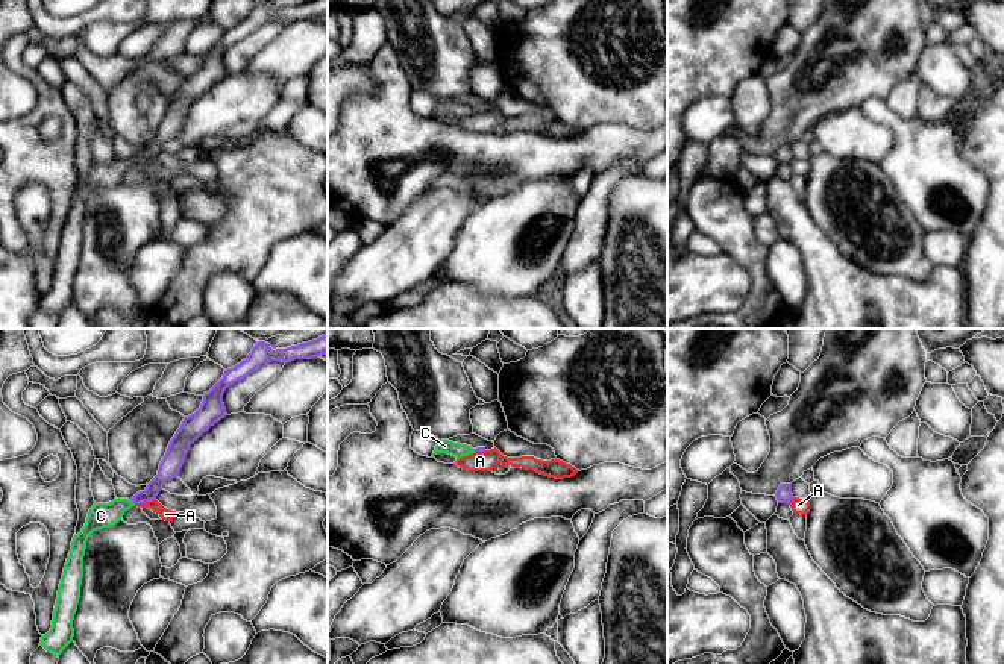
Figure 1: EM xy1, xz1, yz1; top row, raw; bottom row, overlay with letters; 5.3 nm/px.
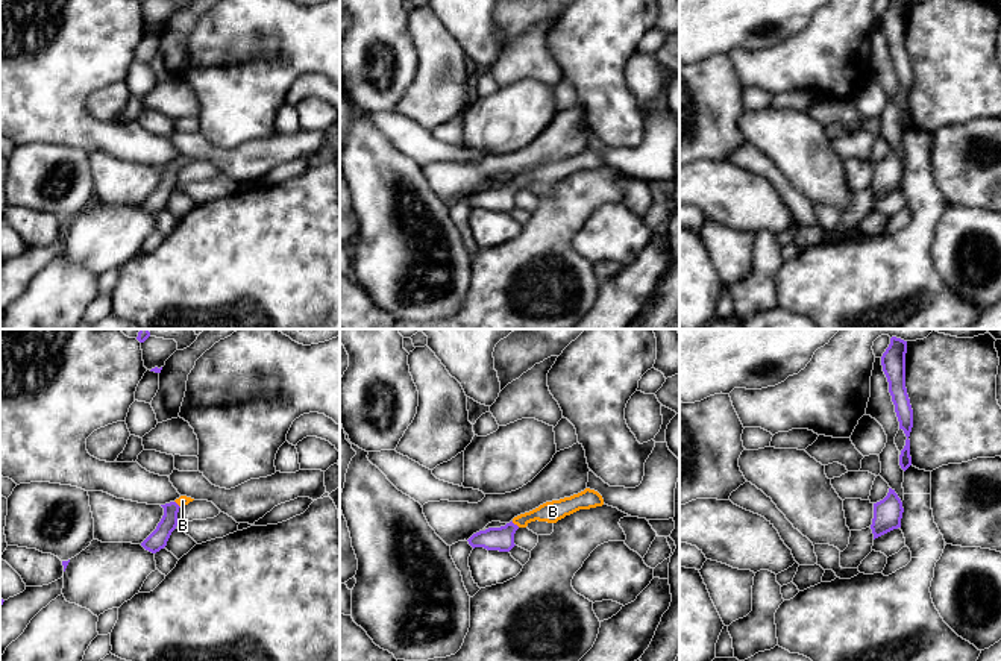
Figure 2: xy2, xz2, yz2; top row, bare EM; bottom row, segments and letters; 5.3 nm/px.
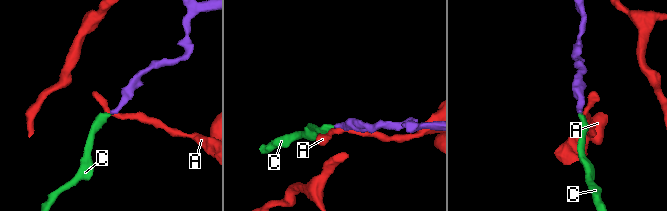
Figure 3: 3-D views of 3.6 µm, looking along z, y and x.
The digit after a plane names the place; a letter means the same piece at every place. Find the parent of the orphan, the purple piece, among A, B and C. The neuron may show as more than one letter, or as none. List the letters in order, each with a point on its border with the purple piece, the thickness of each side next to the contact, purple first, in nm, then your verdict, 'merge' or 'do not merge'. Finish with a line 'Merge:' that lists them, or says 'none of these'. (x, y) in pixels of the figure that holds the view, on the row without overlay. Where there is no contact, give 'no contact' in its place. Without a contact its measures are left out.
A: contact xy1 (144, 161); calibres 110 and 70 nm; do not merge
B: contact xz2 (516, 185); calibres 130 and 110 nm; merge
C: contact xy1 (132, 161); calibres 100 and 130 nm; merge
Merge: B, C

